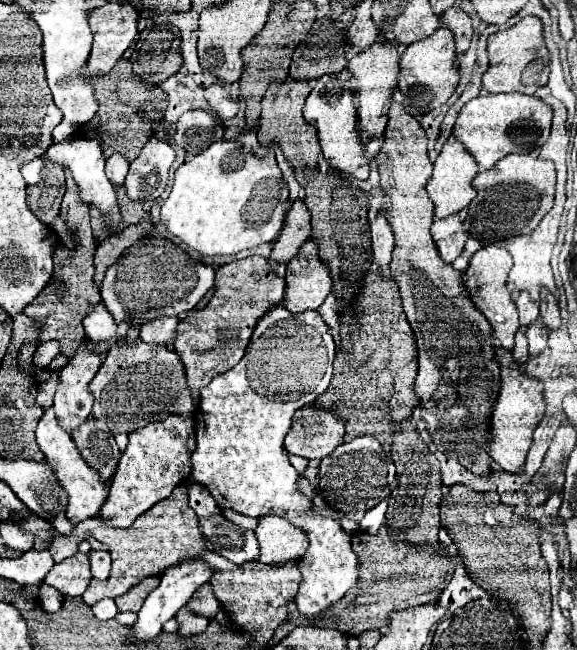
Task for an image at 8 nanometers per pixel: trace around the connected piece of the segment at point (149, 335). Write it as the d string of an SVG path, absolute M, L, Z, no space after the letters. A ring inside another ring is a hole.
M160 316L158 320L152 320L148 324L144 324L140 328L140 338L146 344L158 344L158 346L166 346L170 342L174 342L176 336L176 326L178 326L178 318L176 316Z

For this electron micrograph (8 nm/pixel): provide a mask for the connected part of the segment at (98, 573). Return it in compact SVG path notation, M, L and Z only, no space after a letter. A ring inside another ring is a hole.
M90 552L90 564L92 564L92 574L98 580L106 580L110 576L110 554L108 552Z

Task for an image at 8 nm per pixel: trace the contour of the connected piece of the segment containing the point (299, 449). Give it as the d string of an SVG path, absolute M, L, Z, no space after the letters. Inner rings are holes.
M310 404L304 406L302 416L292 422L284 446L290 454L308 460L322 460L342 444L344 432L344 420L340 420L332 410L322 410L316 404Z

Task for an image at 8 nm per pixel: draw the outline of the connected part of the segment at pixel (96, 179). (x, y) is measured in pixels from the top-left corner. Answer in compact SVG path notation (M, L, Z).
M72 136L70 140L66 139L60 143L52 144L48 148L48 158L50 158L50 162L60 164L60 166L72 170L74 180L78 182L78 188L80 188L80 198L86 204L96 206L96 208L100 208L100 212L108 214L108 218L106 218L108 222L120 222L122 220L120 210L118 210L118 202L116 202L114 186L112 186L112 182L104 174L106 158L104 158L104 152L102 152L98 140Z

